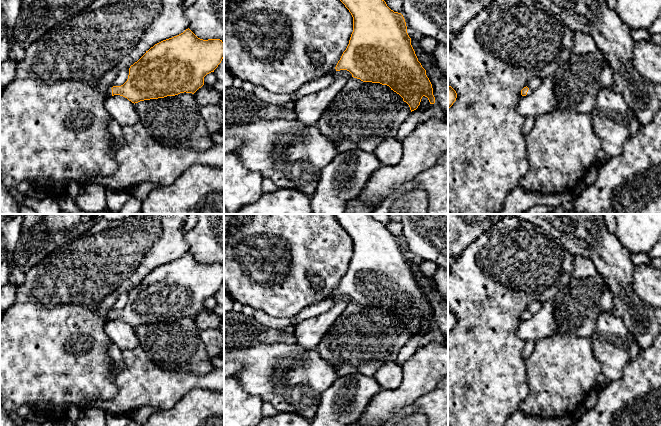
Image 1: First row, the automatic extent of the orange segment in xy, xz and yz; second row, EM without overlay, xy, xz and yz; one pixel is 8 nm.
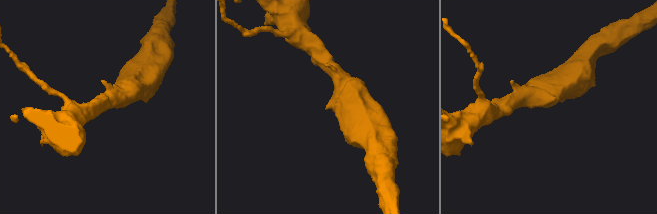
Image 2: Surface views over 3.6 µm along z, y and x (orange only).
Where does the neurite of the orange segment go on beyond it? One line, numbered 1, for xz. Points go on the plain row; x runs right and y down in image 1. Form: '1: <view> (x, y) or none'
1: xz (333, 294)

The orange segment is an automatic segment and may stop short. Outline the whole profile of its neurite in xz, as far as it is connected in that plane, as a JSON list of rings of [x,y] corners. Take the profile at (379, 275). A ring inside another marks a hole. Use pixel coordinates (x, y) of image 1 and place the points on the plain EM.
[[[369,214],[333,215],[353,241],[353,256],[337,289],[326,300],[347,294],[352,301],[363,306],[387,309],[403,322],[411,336],[418,332],[423,320],[428,322],[430,328],[434,328],[432,308],[411,269],[403,239],[391,234],[384,224]]]

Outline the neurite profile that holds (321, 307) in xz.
[[[340,294],[330,300],[323,300],[317,304],[304,308],[294,318],[294,324],[307,320],[311,317],[317,316],[329,310],[334,304],[345,301],[347,303],[352,301],[352,298],[347,294]]]

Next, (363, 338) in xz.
[[[351,301],[323,336],[316,350],[322,359],[336,368],[338,377],[353,373],[373,376],[386,362],[396,361],[399,351],[410,337],[409,329],[389,310]]]

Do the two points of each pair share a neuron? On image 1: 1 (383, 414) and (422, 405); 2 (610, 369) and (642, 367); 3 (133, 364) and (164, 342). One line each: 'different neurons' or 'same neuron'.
1: different neurons
2: different neurons
3: different neurons

